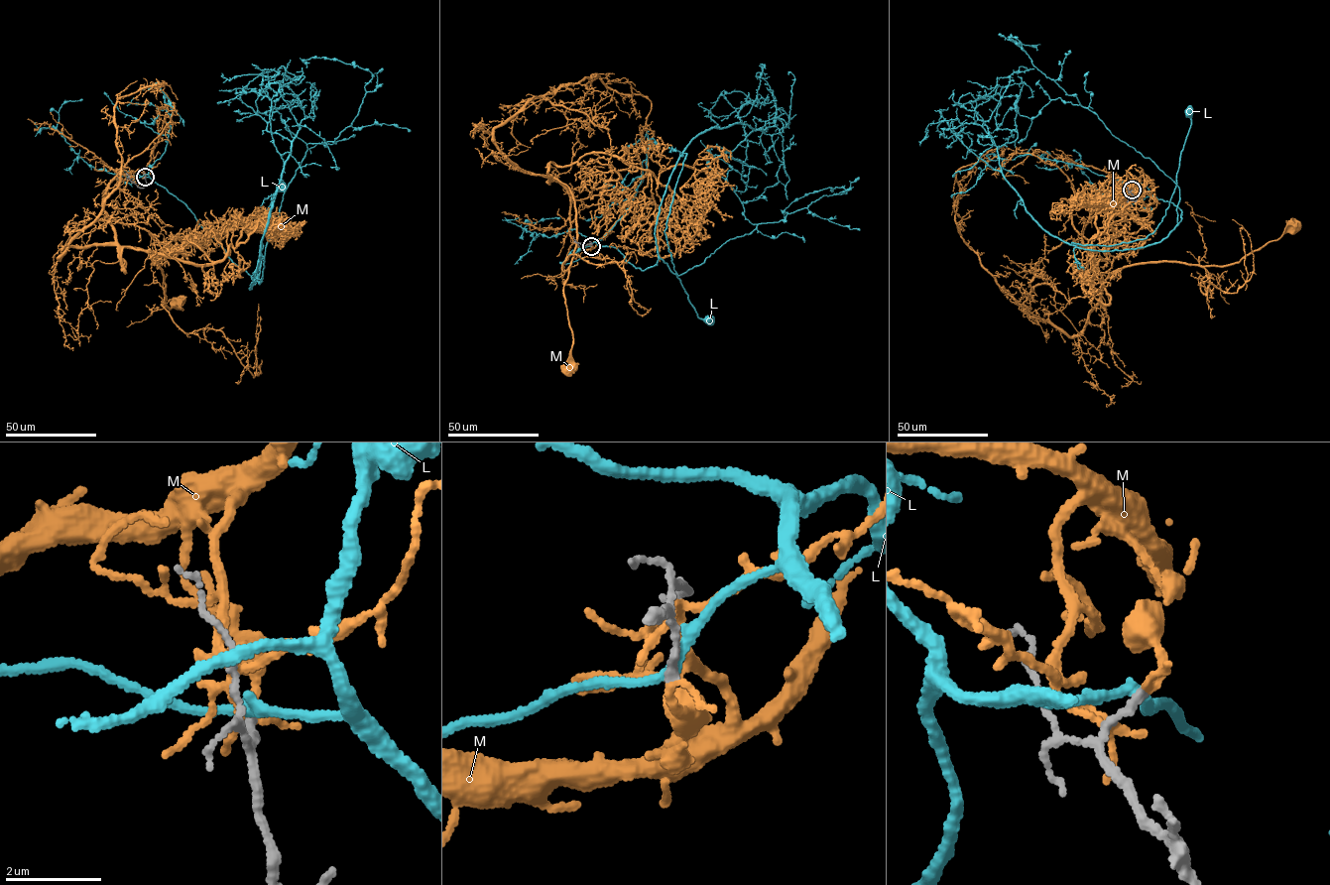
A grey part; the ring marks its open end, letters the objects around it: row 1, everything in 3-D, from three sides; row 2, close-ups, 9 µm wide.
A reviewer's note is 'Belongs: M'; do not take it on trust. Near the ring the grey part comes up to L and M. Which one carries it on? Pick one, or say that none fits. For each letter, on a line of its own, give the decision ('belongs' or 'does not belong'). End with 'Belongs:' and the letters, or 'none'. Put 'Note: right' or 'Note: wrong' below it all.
L: does not belong
M: belongs
Belongs: M
Note: right

